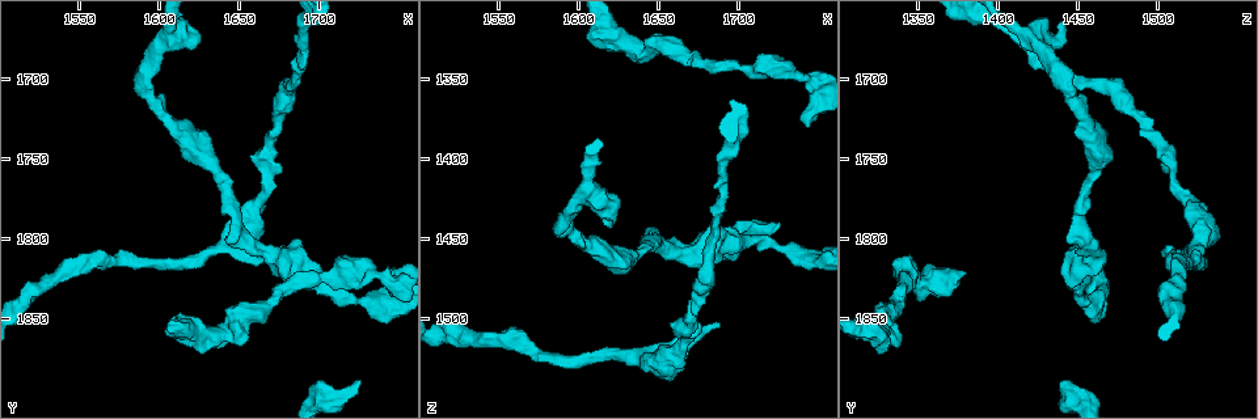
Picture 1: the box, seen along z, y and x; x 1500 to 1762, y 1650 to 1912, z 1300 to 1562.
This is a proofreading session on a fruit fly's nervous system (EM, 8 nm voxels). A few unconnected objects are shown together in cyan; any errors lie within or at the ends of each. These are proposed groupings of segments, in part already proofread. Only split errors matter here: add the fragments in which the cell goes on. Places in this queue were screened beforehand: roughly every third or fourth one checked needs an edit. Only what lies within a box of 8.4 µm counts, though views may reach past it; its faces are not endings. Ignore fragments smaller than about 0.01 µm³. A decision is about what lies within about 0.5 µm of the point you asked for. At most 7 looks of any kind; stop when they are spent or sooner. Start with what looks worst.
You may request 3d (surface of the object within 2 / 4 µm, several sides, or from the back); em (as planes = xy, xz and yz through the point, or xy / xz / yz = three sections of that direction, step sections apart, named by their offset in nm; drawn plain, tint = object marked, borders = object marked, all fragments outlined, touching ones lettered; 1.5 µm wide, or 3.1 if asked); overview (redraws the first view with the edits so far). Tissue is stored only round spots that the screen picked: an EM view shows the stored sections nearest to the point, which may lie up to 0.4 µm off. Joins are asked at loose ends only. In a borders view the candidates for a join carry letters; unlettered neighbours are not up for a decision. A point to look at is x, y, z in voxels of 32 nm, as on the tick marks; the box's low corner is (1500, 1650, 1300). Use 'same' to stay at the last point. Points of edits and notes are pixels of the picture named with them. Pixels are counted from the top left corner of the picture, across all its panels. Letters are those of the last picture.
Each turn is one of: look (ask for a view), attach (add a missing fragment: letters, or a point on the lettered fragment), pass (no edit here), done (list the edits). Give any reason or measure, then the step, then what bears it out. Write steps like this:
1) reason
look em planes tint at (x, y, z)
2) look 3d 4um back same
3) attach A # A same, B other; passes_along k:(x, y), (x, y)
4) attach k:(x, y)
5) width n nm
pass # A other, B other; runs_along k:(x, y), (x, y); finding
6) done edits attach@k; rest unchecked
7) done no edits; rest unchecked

an open end
look 3d 4um at (1726, 1890, 1444)

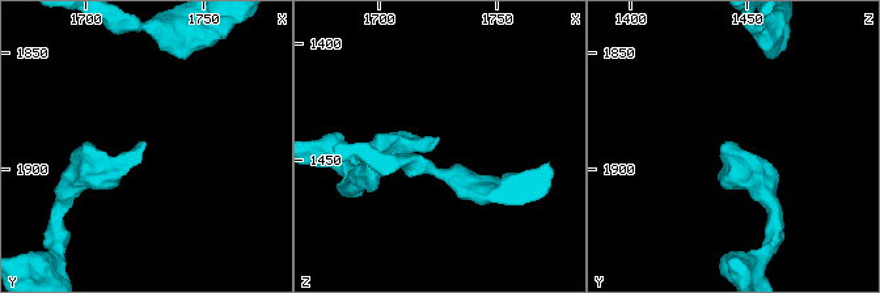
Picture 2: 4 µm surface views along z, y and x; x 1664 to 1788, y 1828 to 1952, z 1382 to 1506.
now the EM
look em xz step 8 tint at (1724, 1887, 1442)

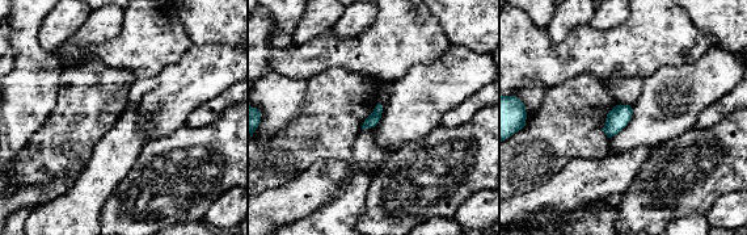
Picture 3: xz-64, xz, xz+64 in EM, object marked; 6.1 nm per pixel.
another direction
look em xy step 4 borders same

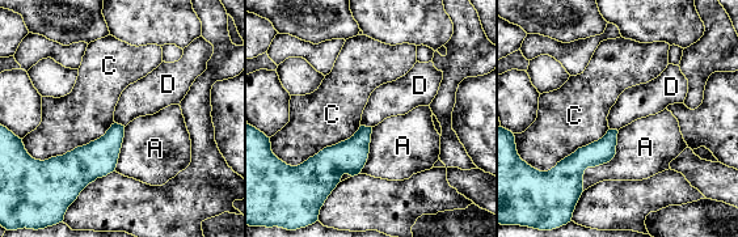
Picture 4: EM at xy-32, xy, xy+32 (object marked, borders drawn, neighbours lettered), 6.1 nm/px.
pass # A other, C other, D other; runs_along 4:(614, 132), (593, 155), (563, 165); no lettered fragment goes on from it

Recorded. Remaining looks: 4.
branch stops here
look 3d 2um at (1744, 1822, 1378)

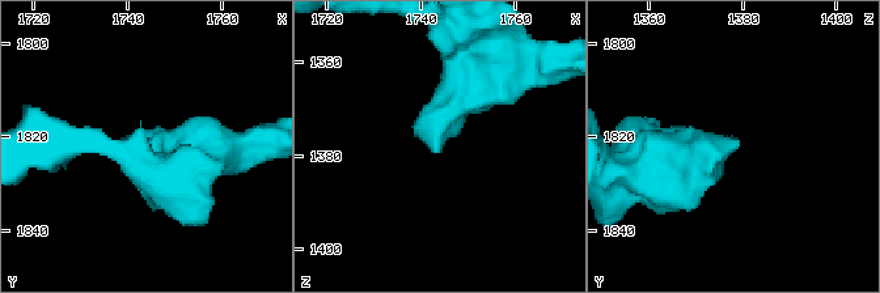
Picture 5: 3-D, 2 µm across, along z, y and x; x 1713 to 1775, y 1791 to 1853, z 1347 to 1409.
look em yz step 4 tint at (1744, 1821, 1379)

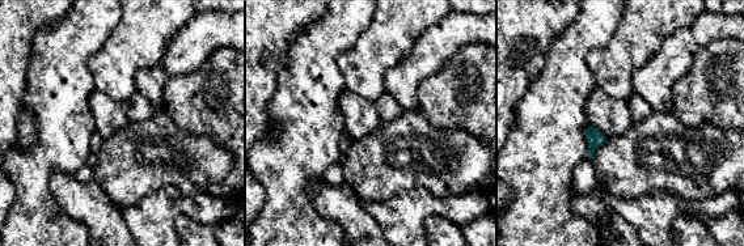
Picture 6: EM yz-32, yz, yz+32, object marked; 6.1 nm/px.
look em planes borders same

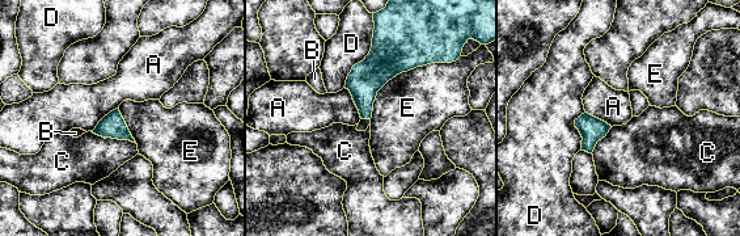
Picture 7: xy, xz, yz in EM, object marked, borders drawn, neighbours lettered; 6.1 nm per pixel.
pass # A other, B other, C other, D other, E other; border 7:(443, 62), (393, 76), (370, 118); no lettered fragment goes on from it

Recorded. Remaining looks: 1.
done no edits; rest unchecked

